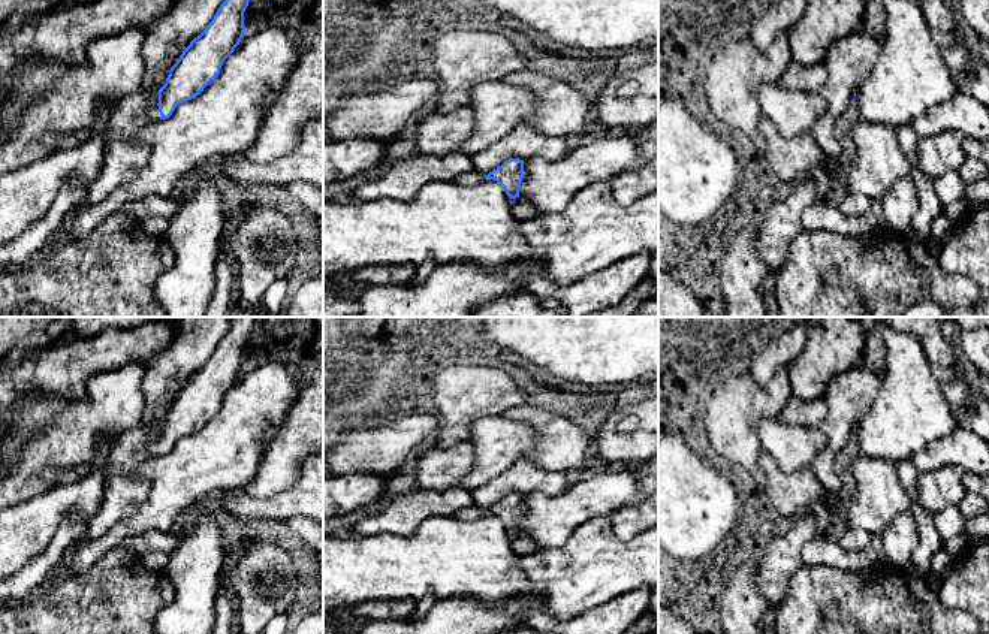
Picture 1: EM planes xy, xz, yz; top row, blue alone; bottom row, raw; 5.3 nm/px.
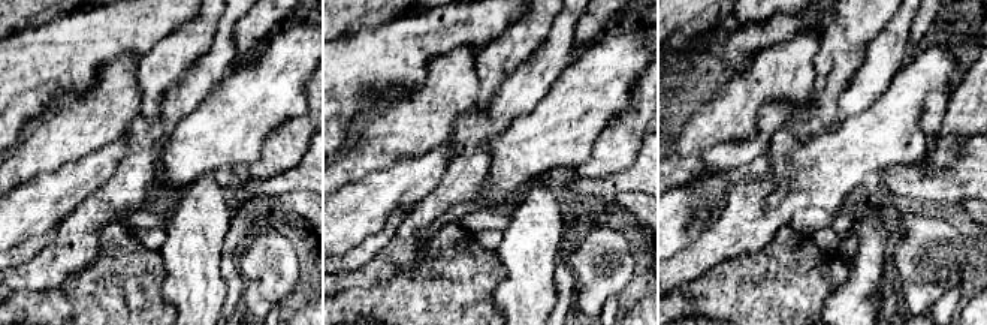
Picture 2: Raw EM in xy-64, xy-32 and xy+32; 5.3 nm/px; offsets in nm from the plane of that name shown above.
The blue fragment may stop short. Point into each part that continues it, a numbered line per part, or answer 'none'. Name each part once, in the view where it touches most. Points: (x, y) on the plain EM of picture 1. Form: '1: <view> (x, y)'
1: xy (124, 491)

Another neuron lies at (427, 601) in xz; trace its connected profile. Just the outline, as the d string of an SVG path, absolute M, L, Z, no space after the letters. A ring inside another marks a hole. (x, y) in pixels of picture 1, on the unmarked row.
M426 592L419 601L416 601L413 619L425 618L429 613L429 610L432 609L435 601L437 598L431 592Z

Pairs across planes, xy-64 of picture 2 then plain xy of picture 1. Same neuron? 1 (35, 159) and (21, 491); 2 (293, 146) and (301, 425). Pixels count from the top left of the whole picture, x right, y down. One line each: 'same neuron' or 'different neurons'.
1: same neuron
2: same neuron

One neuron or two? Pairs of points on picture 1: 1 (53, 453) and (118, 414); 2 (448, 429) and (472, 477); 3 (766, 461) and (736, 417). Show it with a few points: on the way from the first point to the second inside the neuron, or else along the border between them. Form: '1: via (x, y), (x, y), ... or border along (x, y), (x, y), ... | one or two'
1: via (69, 441), (102, 417) | one
2: border along (491, 414), (479, 417), (472, 425), (467, 440) | two
3: border along (760, 450), (759, 468), (765, 479), (765, 488) | two

